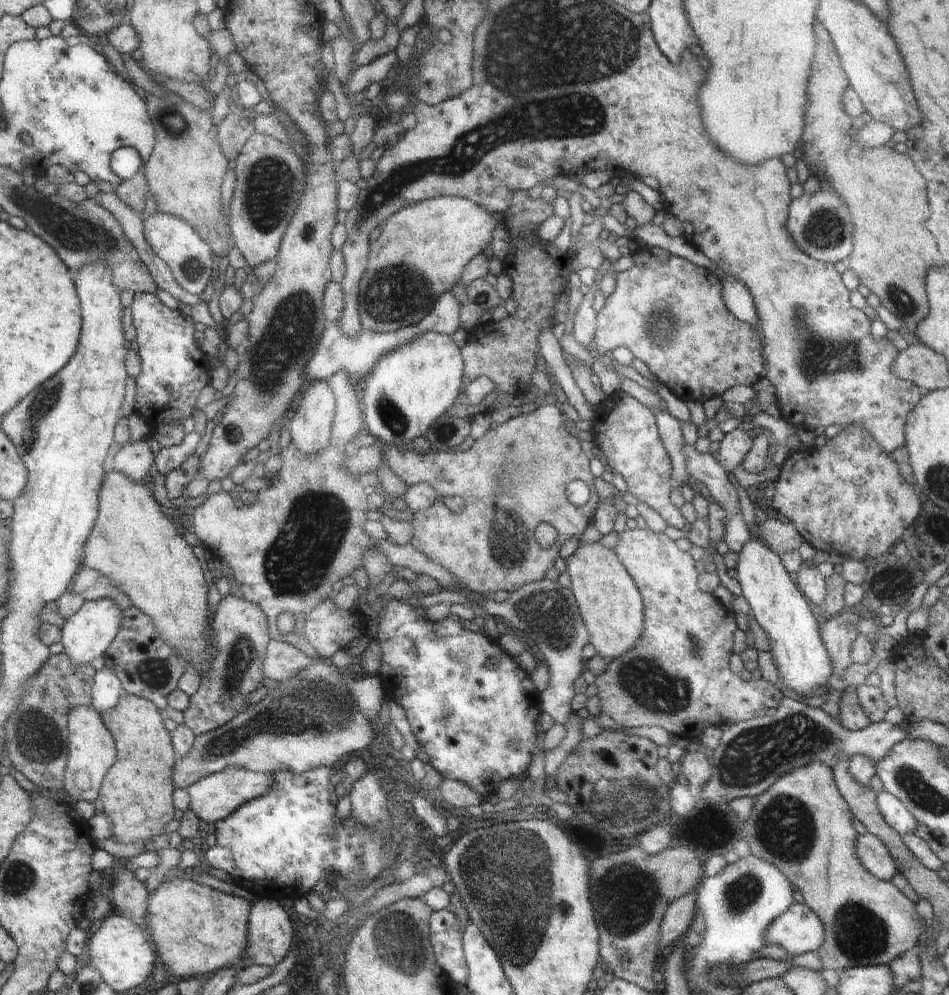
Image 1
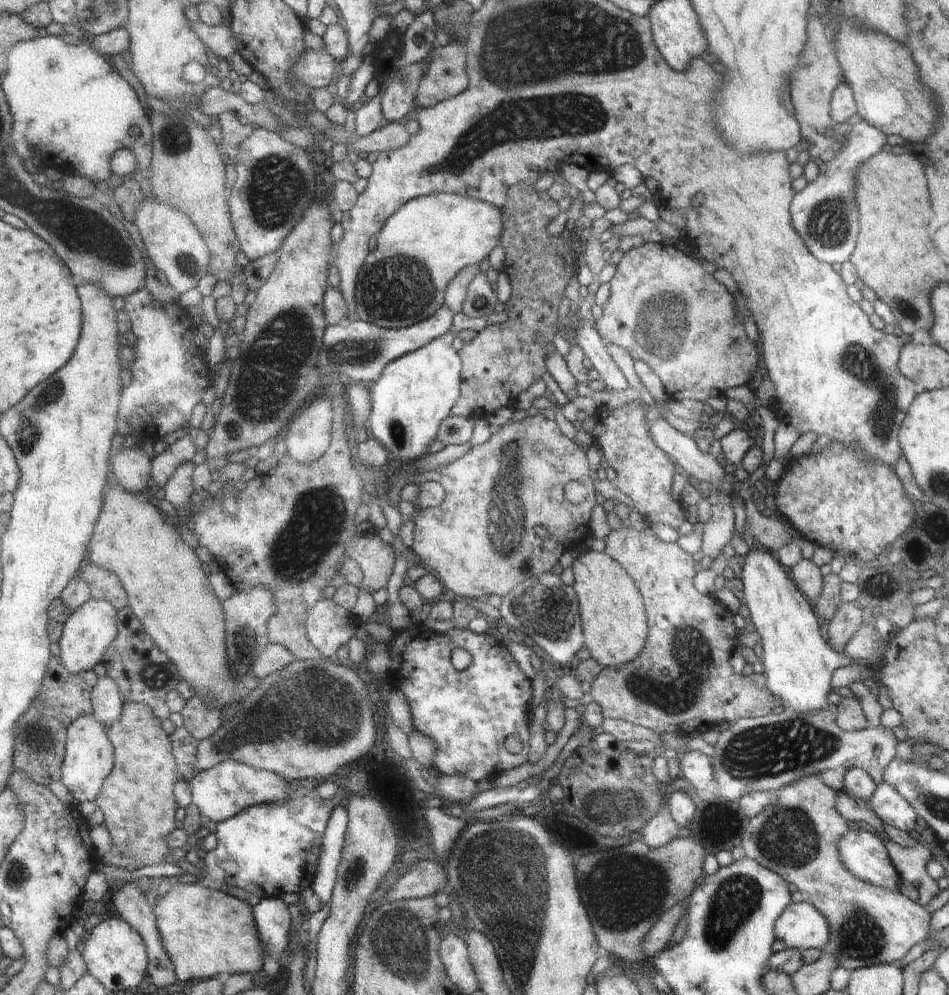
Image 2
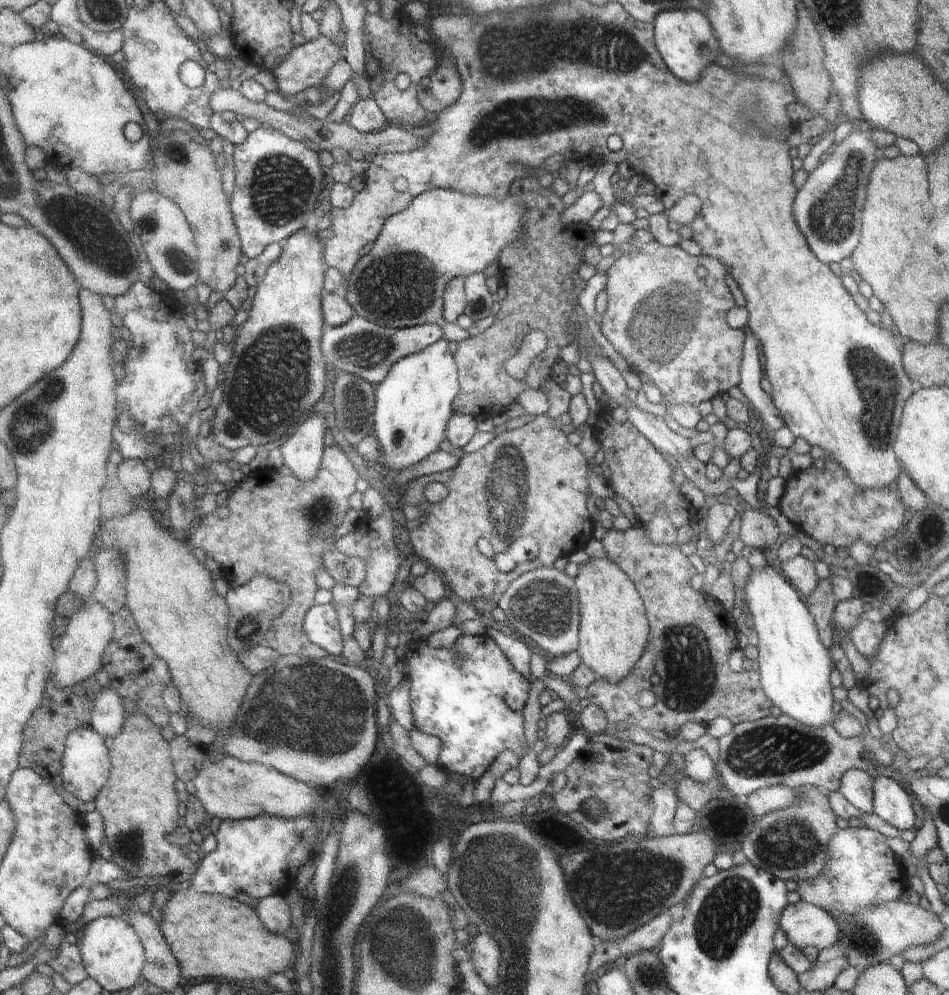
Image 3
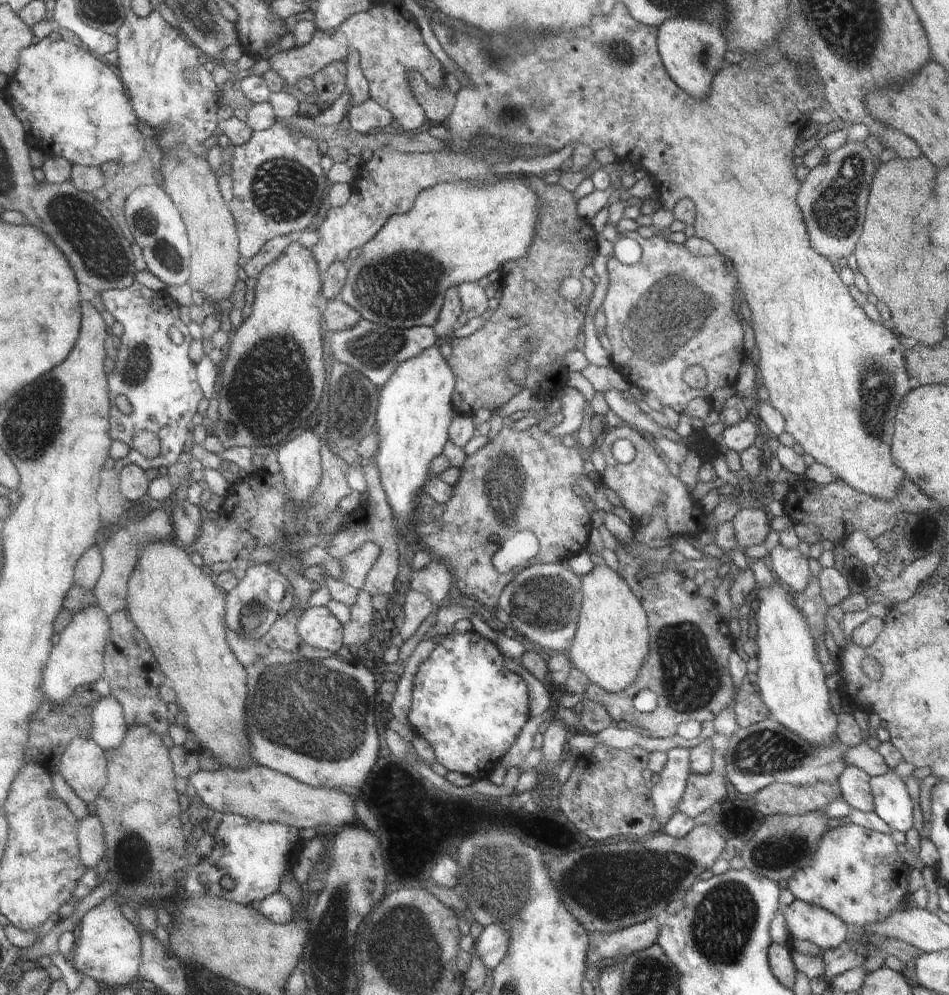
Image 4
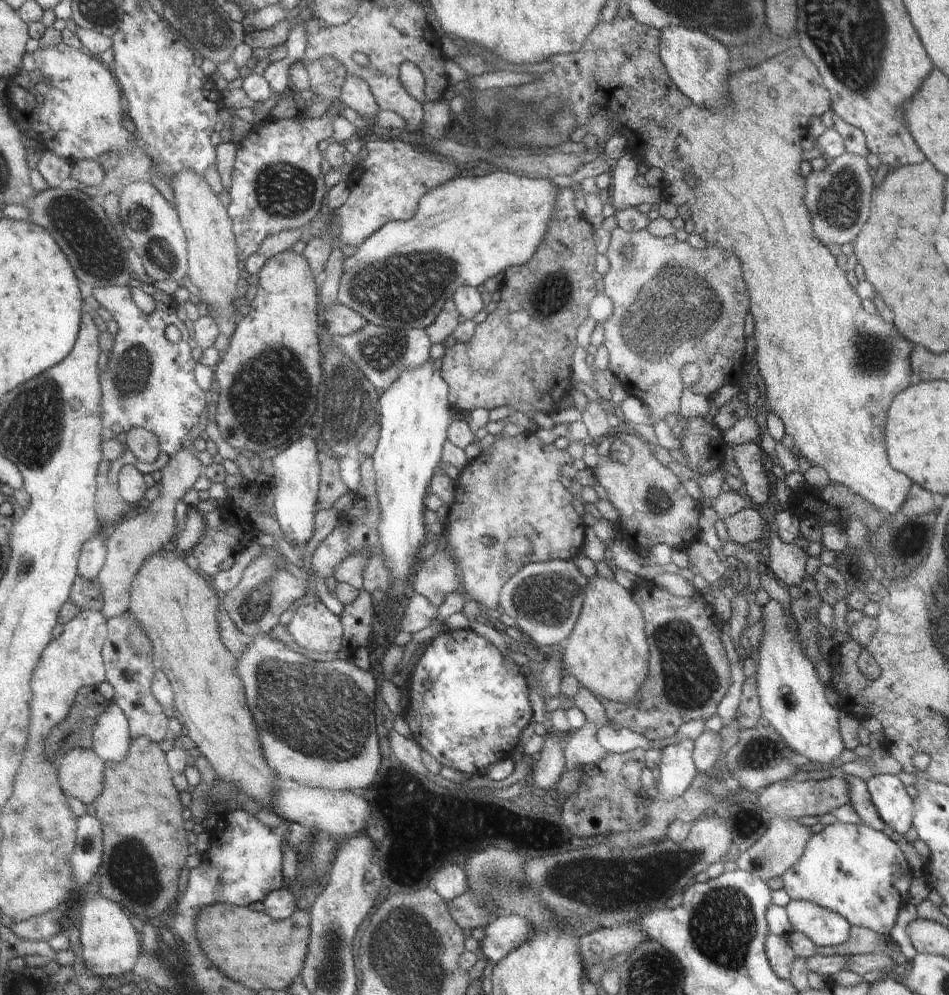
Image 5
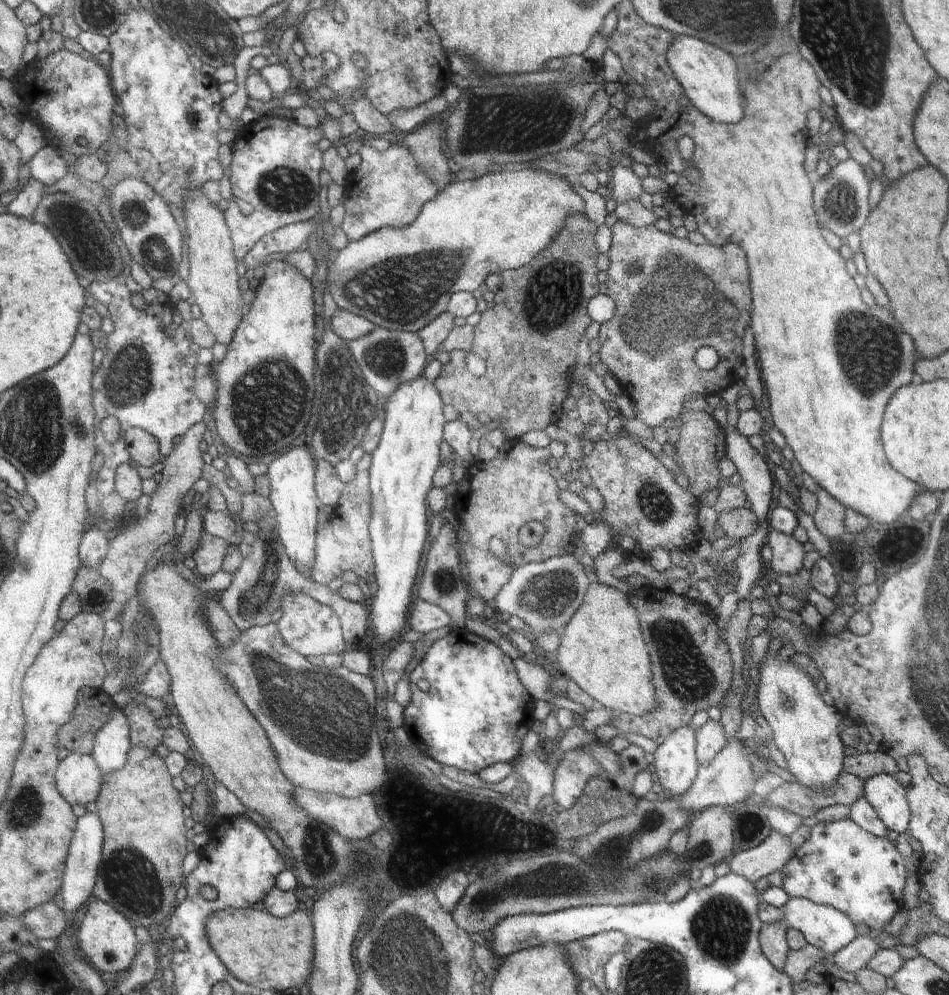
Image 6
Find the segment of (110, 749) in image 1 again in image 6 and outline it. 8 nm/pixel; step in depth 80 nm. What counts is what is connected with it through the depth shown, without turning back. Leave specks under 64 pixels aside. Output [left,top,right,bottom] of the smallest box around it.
[58,753,102,804]

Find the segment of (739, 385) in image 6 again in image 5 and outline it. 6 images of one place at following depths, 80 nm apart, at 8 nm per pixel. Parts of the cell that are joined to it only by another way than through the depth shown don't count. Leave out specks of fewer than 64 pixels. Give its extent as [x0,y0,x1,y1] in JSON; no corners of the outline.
[732,443,769,506]

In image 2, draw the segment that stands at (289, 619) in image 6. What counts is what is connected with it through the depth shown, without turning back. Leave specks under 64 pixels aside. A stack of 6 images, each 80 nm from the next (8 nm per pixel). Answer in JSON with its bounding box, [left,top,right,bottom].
[305,598,356,660]

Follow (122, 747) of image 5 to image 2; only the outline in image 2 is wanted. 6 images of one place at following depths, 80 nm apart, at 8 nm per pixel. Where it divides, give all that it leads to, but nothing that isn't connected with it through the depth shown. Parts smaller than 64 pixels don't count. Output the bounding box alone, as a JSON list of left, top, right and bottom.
[91,677,125,727]

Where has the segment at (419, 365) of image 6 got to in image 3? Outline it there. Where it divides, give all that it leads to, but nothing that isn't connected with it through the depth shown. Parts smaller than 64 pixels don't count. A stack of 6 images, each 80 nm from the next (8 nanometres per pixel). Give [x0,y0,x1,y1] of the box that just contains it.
[321,315,442,385]

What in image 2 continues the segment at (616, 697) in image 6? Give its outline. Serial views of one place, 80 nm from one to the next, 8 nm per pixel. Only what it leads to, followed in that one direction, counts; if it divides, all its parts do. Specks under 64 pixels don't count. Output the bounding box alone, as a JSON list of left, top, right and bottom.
[571,548,646,667]

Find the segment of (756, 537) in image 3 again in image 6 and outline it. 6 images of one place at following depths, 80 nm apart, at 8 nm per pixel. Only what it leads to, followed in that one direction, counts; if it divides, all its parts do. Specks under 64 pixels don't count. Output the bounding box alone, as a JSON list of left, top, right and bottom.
[717,506,759,542]

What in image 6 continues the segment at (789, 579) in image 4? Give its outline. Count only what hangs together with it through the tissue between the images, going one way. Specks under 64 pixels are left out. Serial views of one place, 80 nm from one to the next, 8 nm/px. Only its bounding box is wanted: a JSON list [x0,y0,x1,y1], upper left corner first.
[764,529,803,575]

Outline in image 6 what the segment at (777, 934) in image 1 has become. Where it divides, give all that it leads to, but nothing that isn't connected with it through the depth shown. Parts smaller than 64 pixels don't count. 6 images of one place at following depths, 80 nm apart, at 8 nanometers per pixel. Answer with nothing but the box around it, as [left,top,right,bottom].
[784,897,856,956]

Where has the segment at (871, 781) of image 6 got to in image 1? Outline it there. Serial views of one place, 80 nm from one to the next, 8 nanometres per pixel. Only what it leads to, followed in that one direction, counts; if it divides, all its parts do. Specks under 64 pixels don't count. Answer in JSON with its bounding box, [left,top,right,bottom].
[876,789,917,835]

